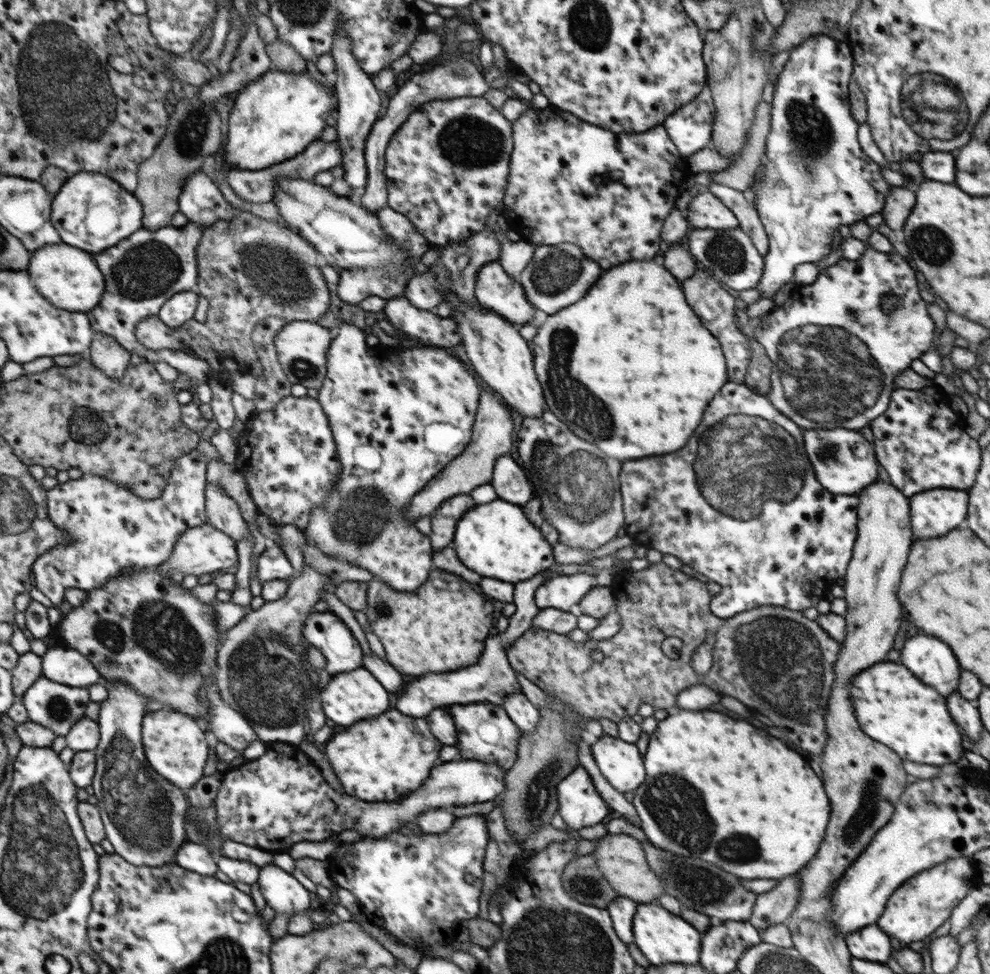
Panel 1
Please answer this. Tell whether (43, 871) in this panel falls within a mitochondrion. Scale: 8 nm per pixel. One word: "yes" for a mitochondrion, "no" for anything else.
yes

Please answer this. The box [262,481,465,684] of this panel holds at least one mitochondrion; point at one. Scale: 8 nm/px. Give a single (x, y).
(363, 515)

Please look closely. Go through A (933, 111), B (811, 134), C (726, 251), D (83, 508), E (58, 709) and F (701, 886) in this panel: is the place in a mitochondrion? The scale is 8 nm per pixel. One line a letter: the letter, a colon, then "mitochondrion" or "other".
A: mitochondrion
B: mitochondrion
C: mitochondrion
D: other
E: mitochondrion
F: mitochondrion

